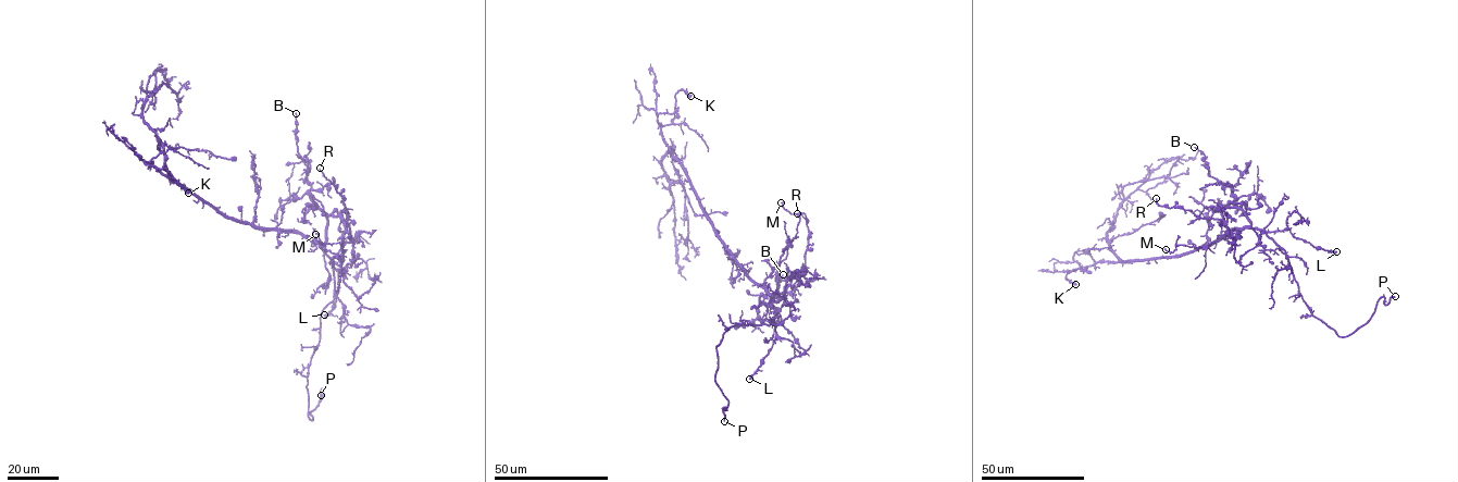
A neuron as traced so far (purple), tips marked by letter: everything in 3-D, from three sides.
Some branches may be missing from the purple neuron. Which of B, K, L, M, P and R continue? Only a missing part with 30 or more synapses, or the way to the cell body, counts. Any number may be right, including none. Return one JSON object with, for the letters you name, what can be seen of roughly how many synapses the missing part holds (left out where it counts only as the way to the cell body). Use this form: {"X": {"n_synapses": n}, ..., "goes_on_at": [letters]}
{"goes_on_at": ["P"]}

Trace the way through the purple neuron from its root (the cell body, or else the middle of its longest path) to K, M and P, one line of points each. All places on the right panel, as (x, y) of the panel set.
K: (1211, 242), (1173, 256), (1096, 262), (1086, 269), (1073, 269), (1066, 277), (1075, 284)
M: (1211, 242), (1236, 229), (1205, 246), (1178, 245), (1172, 252), (1166, 249)
P: (1211, 242), (1237, 227), (1263, 231), (1285, 250), (1310, 312), (1341, 336), (1395, 296)

